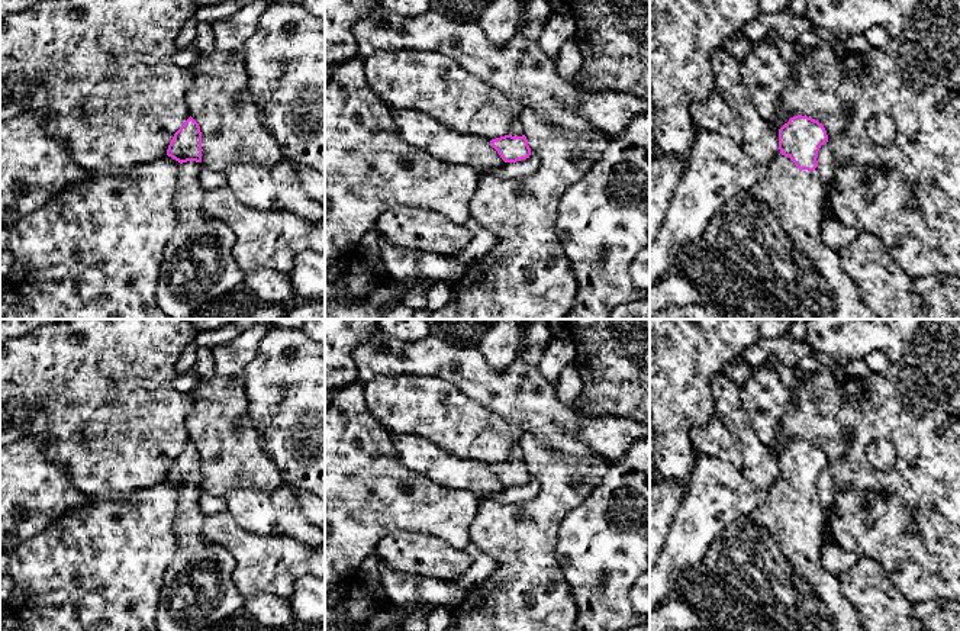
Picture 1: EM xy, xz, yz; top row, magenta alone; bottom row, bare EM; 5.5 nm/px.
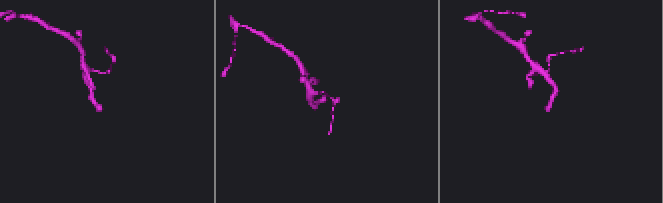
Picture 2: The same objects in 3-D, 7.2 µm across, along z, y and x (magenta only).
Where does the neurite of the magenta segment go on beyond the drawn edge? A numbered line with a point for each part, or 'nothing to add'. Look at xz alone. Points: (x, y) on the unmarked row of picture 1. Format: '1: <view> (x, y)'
1: xz (515, 454)

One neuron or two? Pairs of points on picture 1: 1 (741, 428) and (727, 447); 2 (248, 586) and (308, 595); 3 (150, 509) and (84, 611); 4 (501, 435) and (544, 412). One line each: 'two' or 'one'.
1: two
2: two
3: one
4: two

